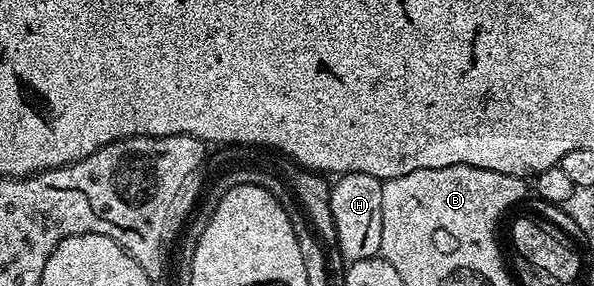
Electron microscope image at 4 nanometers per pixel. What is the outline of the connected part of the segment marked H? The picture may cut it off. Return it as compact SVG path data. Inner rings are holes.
M347 173L338 175L331 183L331 217L335 217L335 233L337 234L336 250L341 252L342 260L354 263L364 259L372 259L381 250L383 237L383 189L382 180L371 177L367 173Z

